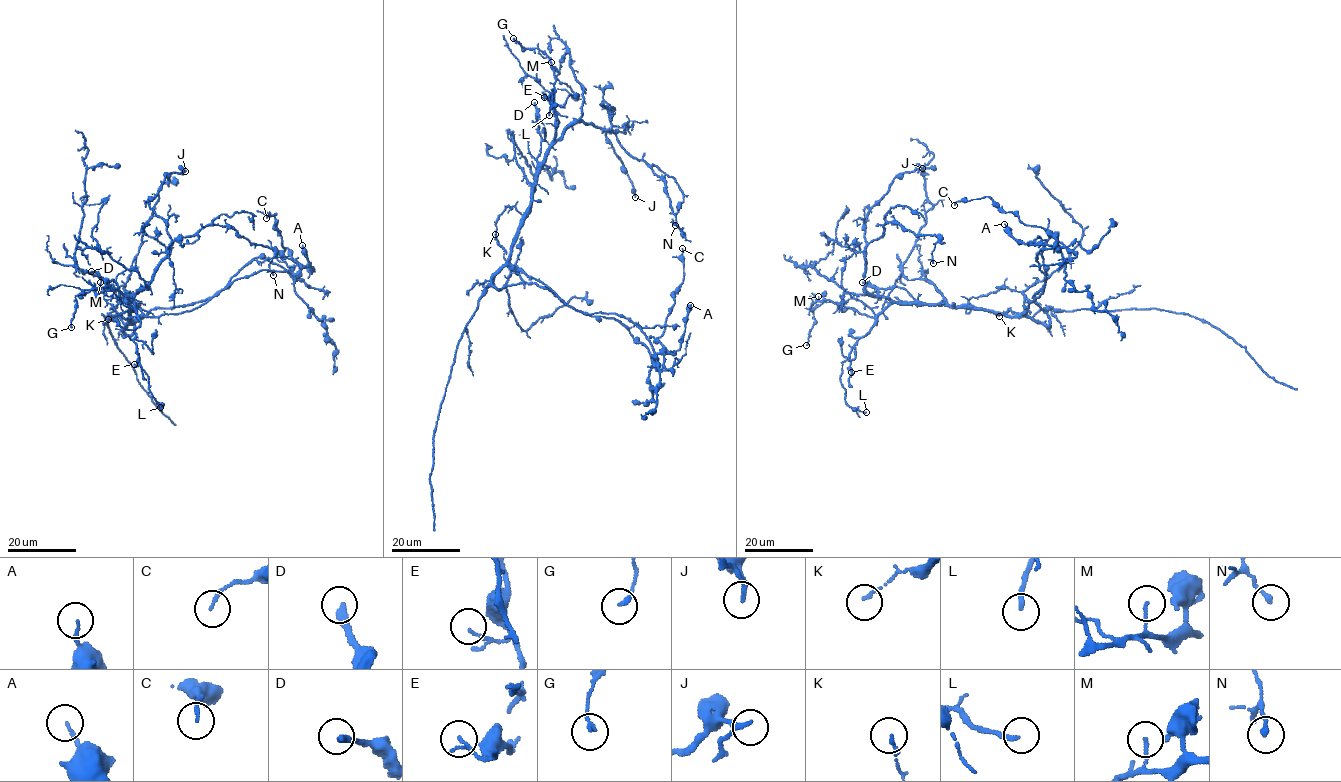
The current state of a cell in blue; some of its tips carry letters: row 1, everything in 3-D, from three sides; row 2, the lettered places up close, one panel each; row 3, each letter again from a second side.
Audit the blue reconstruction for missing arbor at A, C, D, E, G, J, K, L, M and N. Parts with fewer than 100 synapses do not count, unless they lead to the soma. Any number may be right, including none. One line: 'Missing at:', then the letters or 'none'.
Missing at: none

